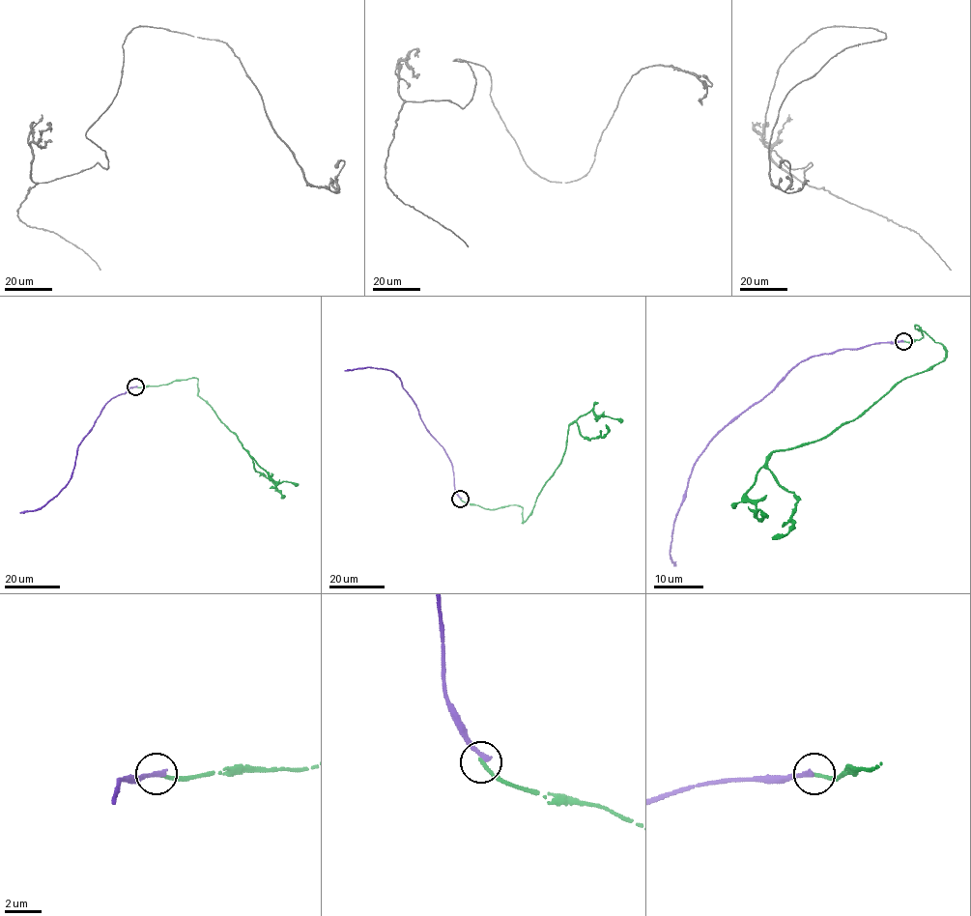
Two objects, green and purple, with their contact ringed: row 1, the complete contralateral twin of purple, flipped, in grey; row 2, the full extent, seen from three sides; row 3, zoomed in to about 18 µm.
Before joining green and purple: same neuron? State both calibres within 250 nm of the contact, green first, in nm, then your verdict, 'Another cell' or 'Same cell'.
Thickness 200 nm (green) against 280 nm. Another cell

